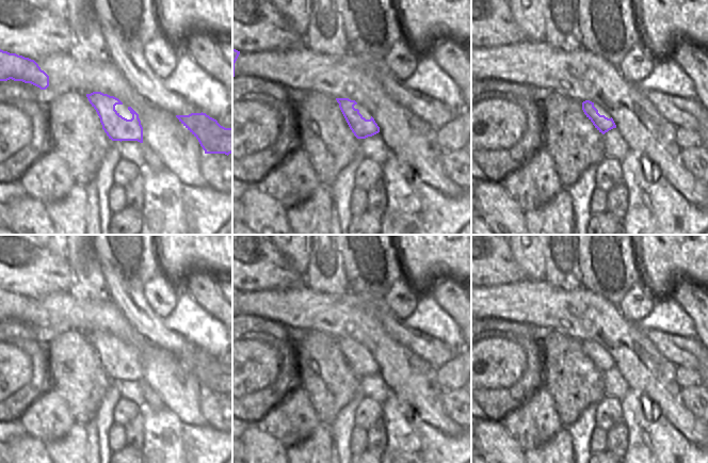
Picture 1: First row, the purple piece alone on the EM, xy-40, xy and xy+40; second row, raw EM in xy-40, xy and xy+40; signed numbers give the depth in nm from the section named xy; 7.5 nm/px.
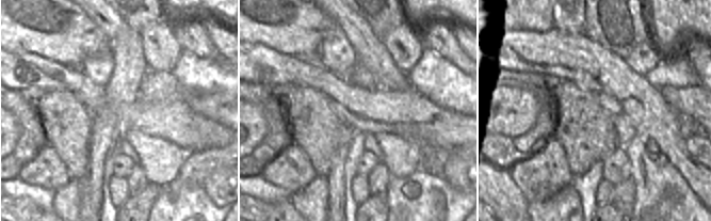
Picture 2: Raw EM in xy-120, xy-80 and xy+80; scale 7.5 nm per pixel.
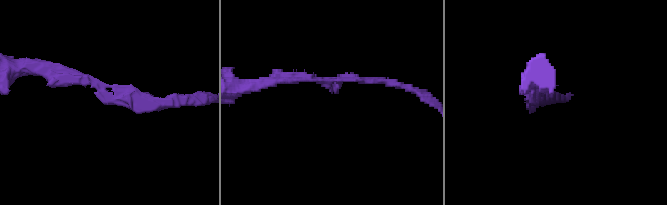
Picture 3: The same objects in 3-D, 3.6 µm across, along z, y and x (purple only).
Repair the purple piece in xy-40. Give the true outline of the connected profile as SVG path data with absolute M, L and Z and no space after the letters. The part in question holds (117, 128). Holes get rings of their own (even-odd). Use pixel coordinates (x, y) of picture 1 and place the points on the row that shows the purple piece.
M101 92L86 94L86 97L96 110L102 129L109 139L120 142L138 141L143 143L143 127L139 114L131 107L128 107L128 110L132 114L132 118L127 119L115 110L116 105L123 105L118 98Z

